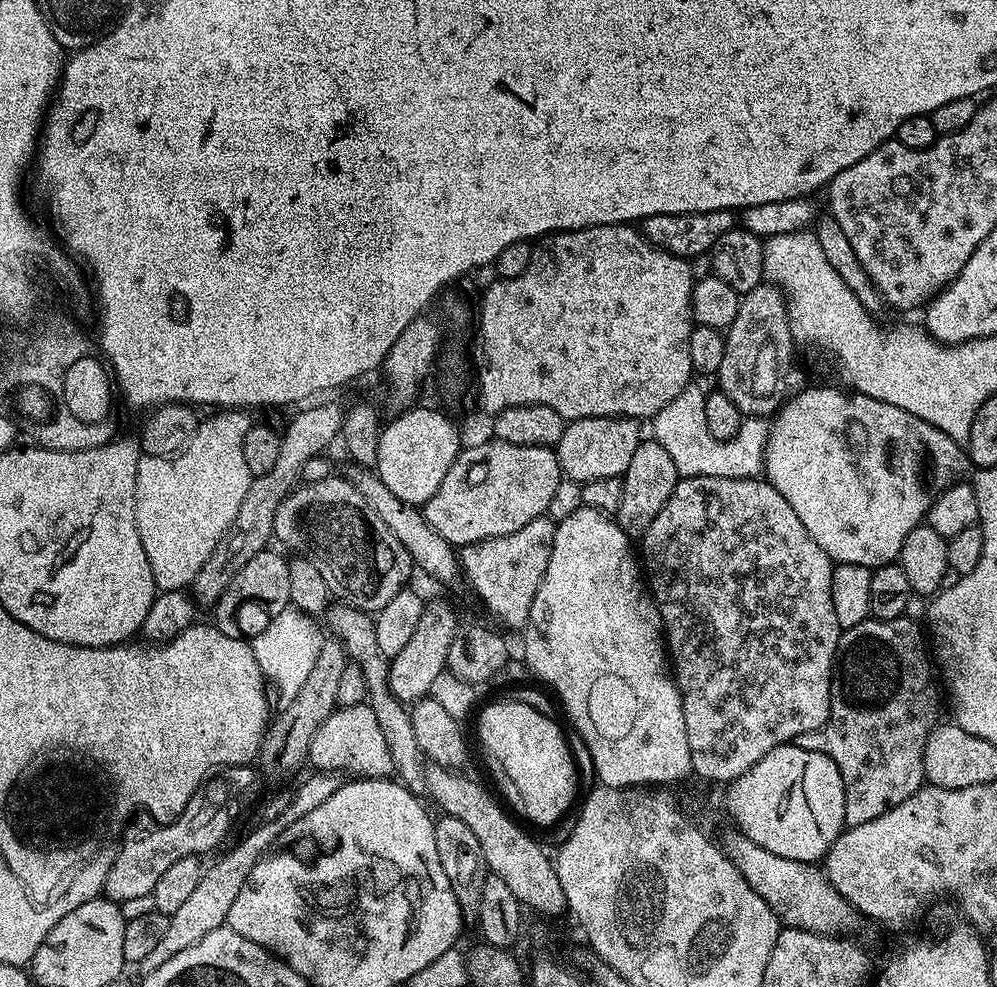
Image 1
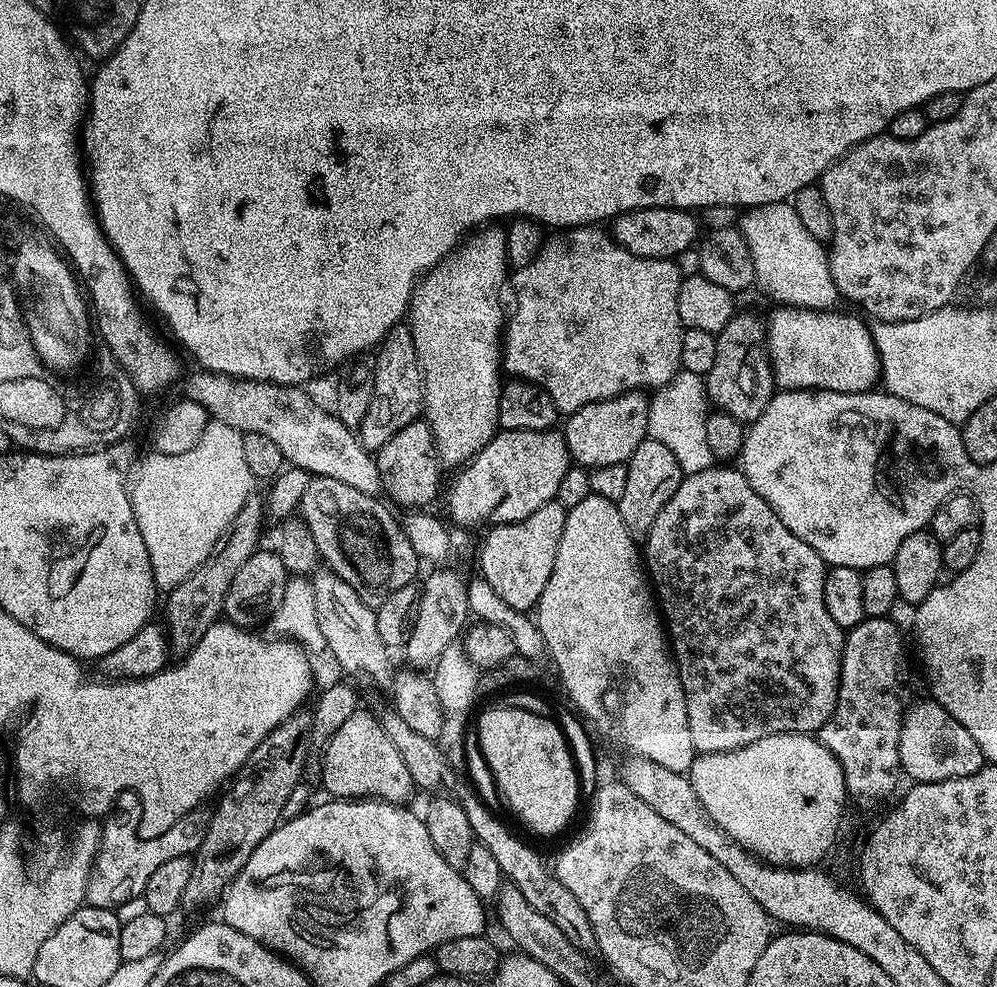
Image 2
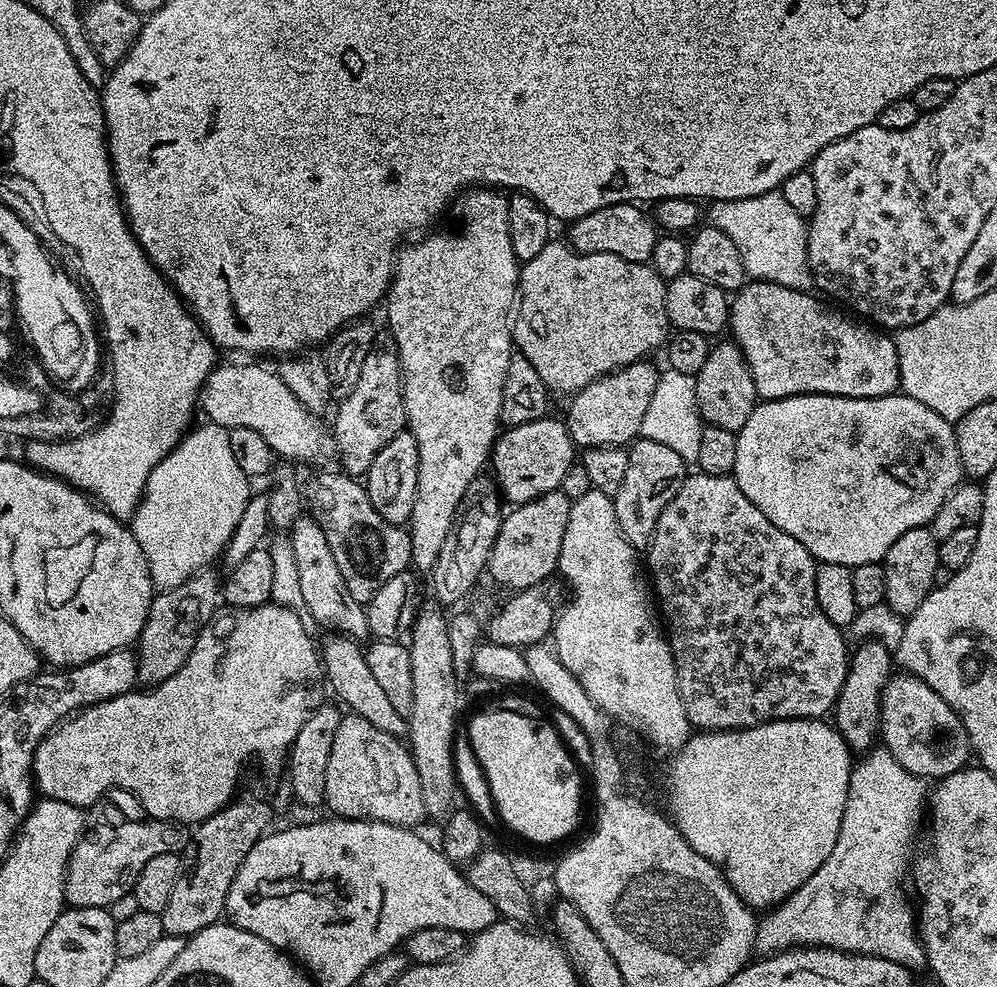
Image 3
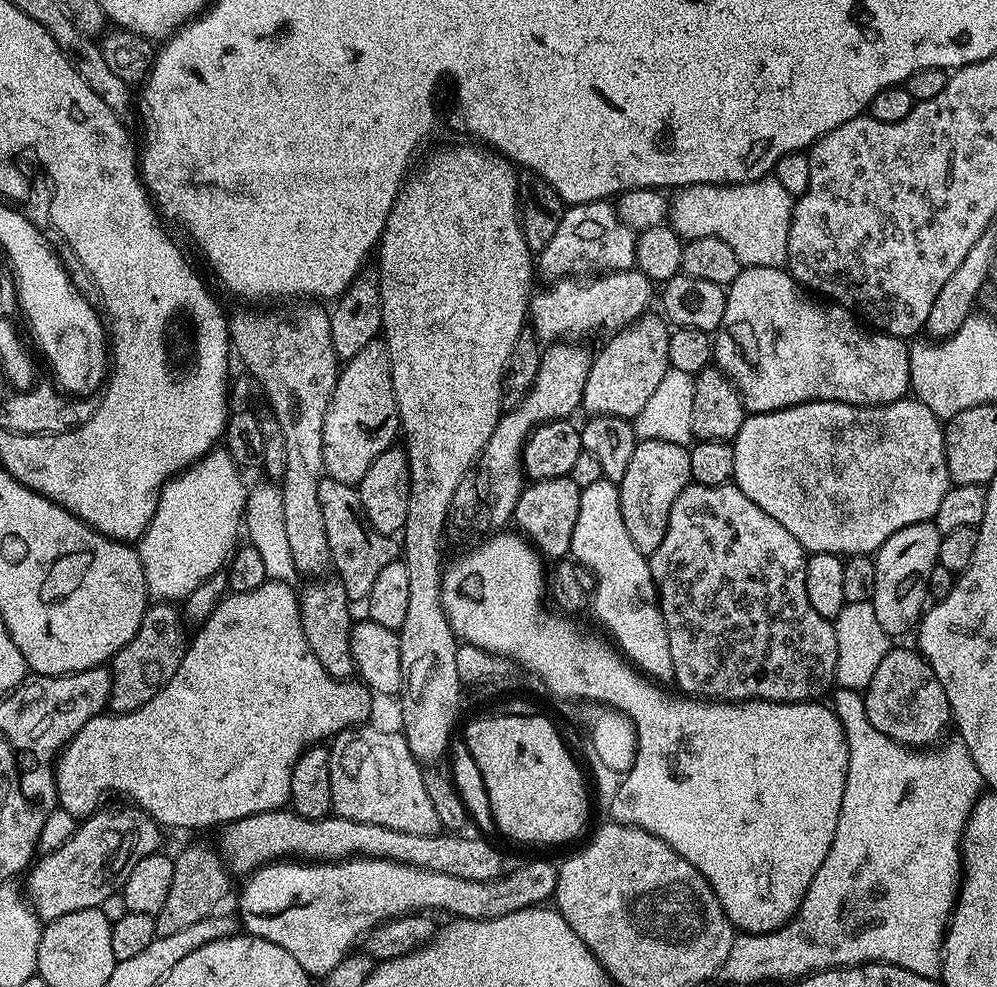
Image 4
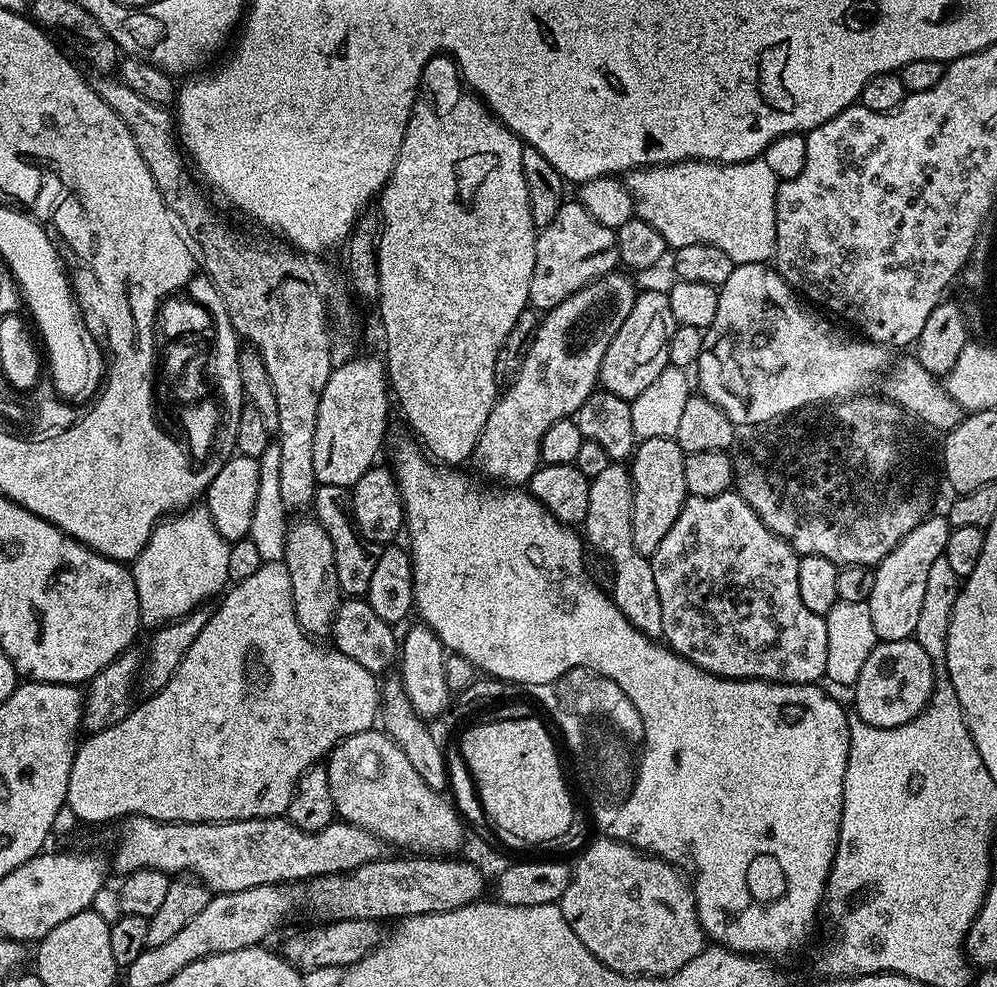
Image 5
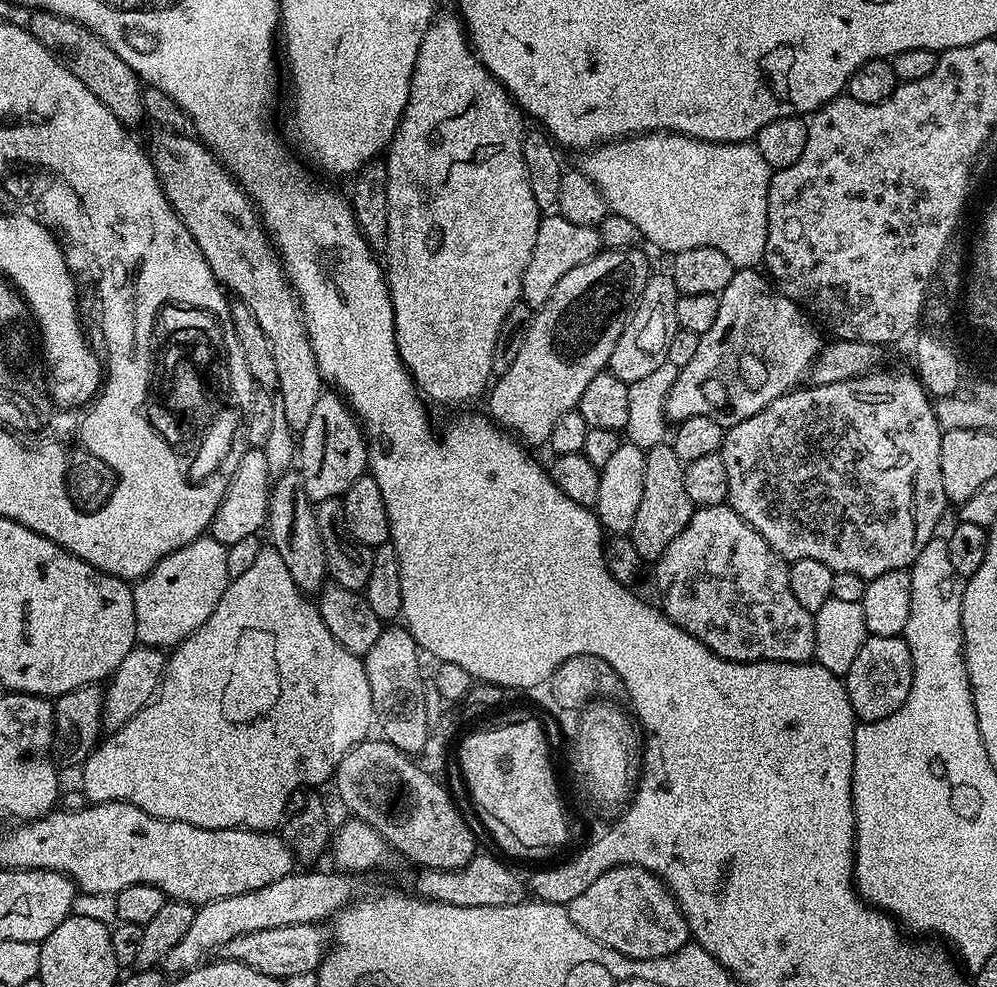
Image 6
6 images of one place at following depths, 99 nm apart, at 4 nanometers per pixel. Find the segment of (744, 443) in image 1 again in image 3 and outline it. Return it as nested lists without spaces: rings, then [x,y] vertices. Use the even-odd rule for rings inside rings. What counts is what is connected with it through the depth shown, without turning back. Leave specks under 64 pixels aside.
[[[673,368],[661,371],[658,386],[654,386],[654,394],[650,398],[650,407],[642,417],[640,436],[650,442],[658,442],[669,450],[675,450],[678,458],[685,462],[695,462],[698,450],[702,447],[702,430],[705,426],[698,410],[696,377],[682,374]]]

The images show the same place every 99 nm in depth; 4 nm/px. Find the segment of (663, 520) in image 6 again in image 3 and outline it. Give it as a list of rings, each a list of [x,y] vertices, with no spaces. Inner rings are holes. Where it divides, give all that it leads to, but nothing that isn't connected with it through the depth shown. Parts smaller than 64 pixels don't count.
[[[640,438],[628,448],[626,478],[623,480],[622,486],[618,486],[614,497],[614,514],[618,514],[618,526],[622,530],[626,542],[633,544],[637,550],[647,549],[656,533],[658,518],[662,518],[662,510],[666,510],[666,506],[670,506],[670,498],[674,498],[674,494],[678,494],[678,490],[682,490],[682,482],[689,474],[690,468],[685,460],[678,458],[675,450],[669,450],[658,442]]]

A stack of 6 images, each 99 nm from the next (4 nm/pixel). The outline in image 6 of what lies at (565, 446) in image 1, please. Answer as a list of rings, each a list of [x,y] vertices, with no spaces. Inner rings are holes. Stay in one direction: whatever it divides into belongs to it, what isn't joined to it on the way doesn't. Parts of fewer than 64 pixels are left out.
[[[671,274],[649,275],[636,307],[629,315],[628,325],[622,330],[622,334],[610,354],[608,368],[622,383],[630,385],[638,382],[638,378],[646,378],[646,374],[651,374],[653,370],[658,370],[658,366],[668,363],[670,342],[678,330],[676,307],[680,296]]]

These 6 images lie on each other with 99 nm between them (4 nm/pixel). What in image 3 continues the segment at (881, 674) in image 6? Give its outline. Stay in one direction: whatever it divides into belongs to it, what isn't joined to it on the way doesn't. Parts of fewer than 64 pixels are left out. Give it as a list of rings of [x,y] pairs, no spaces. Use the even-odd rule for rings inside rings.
[[[896,674],[889,679],[880,695],[879,735],[890,755],[910,770],[910,774],[921,778],[949,776],[959,772],[970,760],[968,735],[958,714],[930,690],[925,680],[916,676]]]

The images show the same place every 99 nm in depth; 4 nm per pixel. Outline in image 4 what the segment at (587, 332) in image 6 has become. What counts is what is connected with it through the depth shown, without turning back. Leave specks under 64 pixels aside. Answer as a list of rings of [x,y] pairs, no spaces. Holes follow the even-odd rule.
[[[552,342],[543,349],[536,384],[513,408],[507,409],[494,426],[494,432],[480,452],[471,473],[472,496],[461,495],[450,513],[451,527],[461,528],[468,536],[480,538],[509,527],[512,512],[526,486],[524,474],[524,443],[528,436],[545,420],[571,417],[575,408],[584,403],[584,387],[590,363],[590,352],[575,348],[572,342]]]

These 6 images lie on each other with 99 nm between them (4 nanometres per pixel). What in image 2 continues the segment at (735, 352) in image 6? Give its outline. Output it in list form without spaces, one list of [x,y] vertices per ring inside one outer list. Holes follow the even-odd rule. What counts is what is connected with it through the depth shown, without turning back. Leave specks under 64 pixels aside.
[[[780,306],[775,309],[777,312],[773,314],[772,320],[768,324],[768,350],[772,361],[772,374],[774,384],[780,390],[815,390],[817,392],[866,392],[877,387],[878,381],[881,379],[880,374],[880,356],[876,352],[876,343],[872,341],[872,333],[869,327],[863,324],[854,316],[842,316],[836,310],[815,310],[804,308],[789,308]]]

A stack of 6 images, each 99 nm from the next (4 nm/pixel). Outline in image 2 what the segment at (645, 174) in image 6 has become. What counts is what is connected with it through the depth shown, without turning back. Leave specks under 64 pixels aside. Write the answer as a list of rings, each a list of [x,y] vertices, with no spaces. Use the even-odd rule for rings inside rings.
[[[791,203],[763,204],[745,213],[742,220],[742,231],[746,238],[746,246],[750,246],[750,258],[754,258],[755,287],[761,288],[766,295],[780,306],[815,310],[832,310],[837,307],[838,293],[832,271],[828,265],[829,253],[825,245],[798,218],[795,207]]]

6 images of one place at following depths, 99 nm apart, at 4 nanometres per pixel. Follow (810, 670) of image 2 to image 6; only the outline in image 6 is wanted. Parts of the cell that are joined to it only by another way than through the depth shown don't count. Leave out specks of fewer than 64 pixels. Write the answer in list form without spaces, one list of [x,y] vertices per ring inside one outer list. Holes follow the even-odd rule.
[[[727,502],[718,506],[696,508],[692,513],[690,522],[686,522],[686,530],[682,530],[682,534],[678,534],[678,538],[674,538],[674,542],[670,542],[670,546],[666,546],[666,550],[660,555],[659,560],[655,561],[654,568],[656,568],[656,588],[660,591],[658,604],[664,615],[669,616],[679,628],[686,630],[694,638],[698,638],[698,642],[705,644],[715,656],[721,656],[734,662],[773,660],[774,662],[790,662],[791,664],[803,664],[815,657],[813,613],[804,609],[798,603],[798,598],[794,598],[794,590],[790,590],[788,564],[769,546],[766,538],[762,538],[762,534],[758,534],[758,530],[751,528]]]

